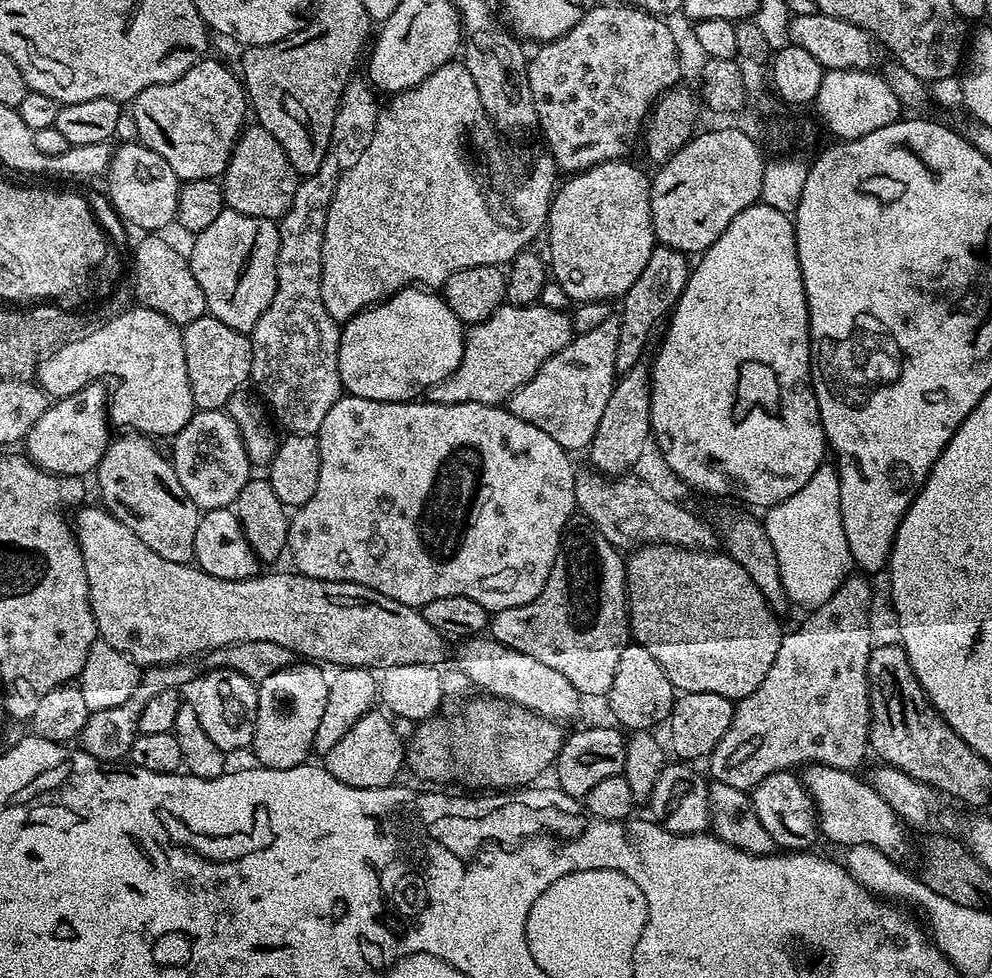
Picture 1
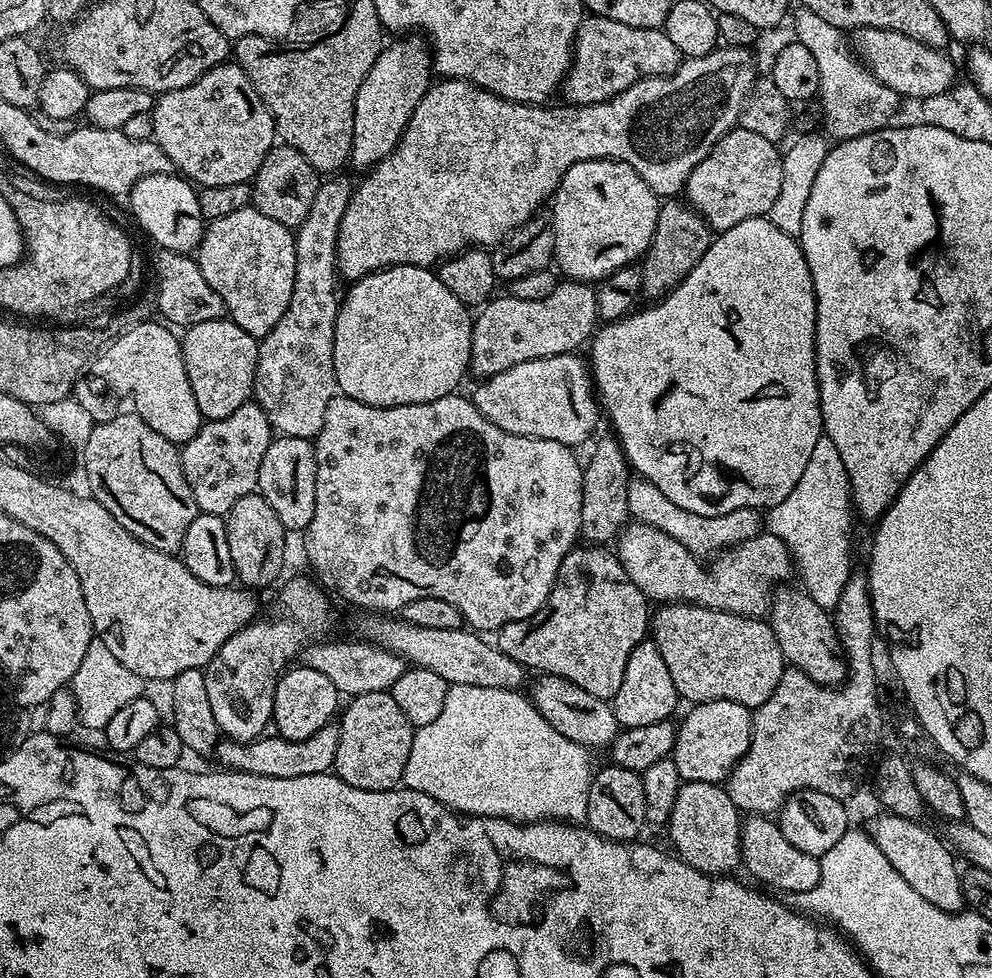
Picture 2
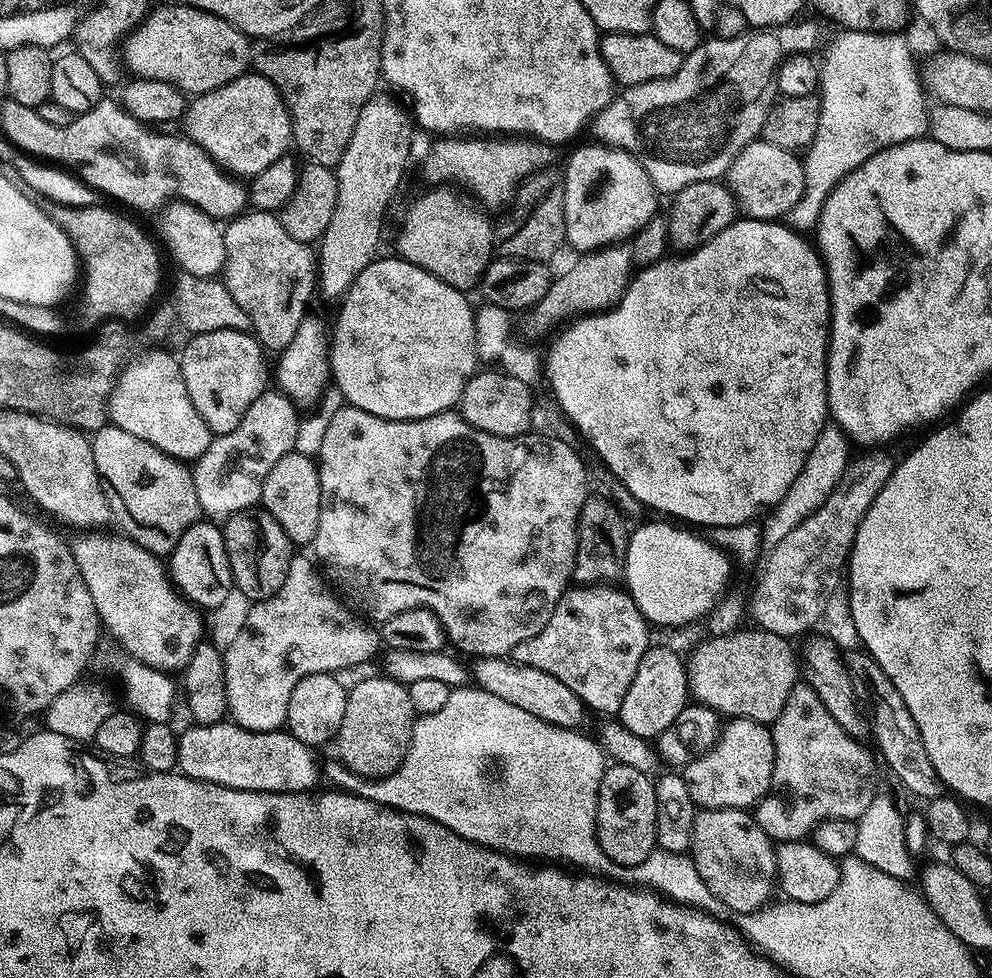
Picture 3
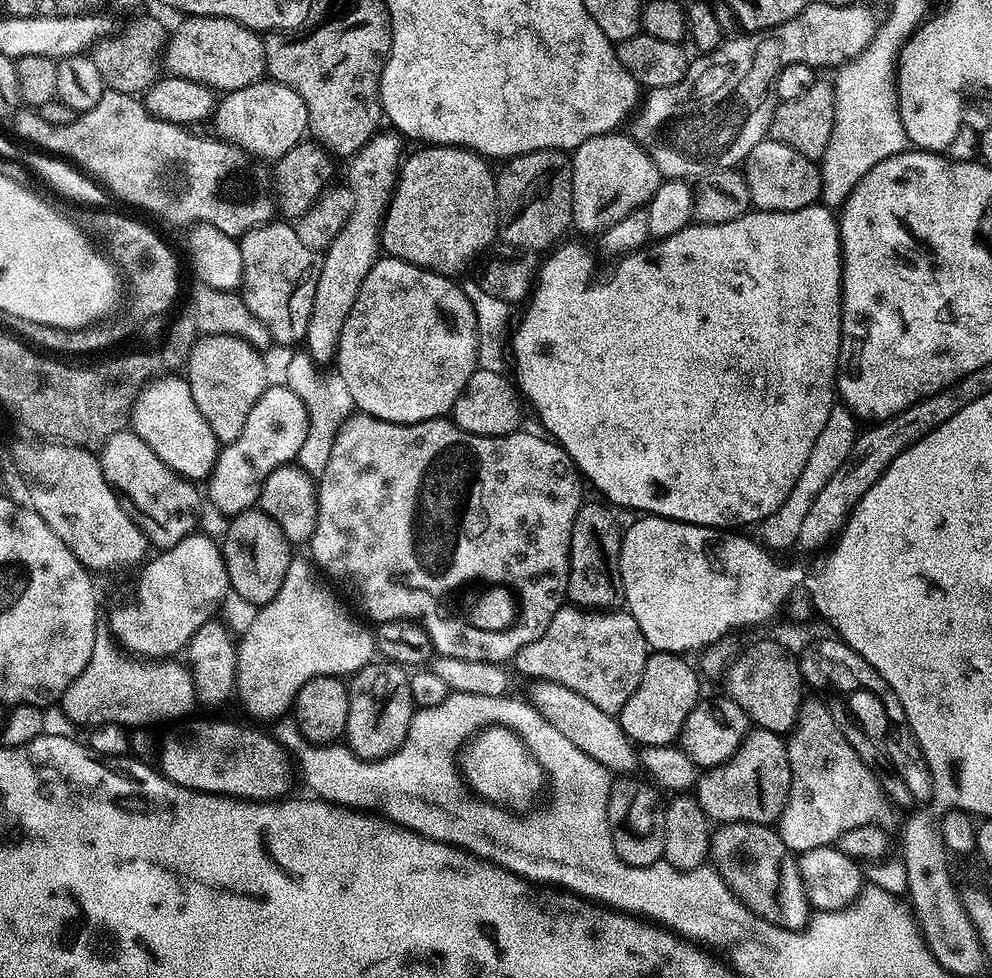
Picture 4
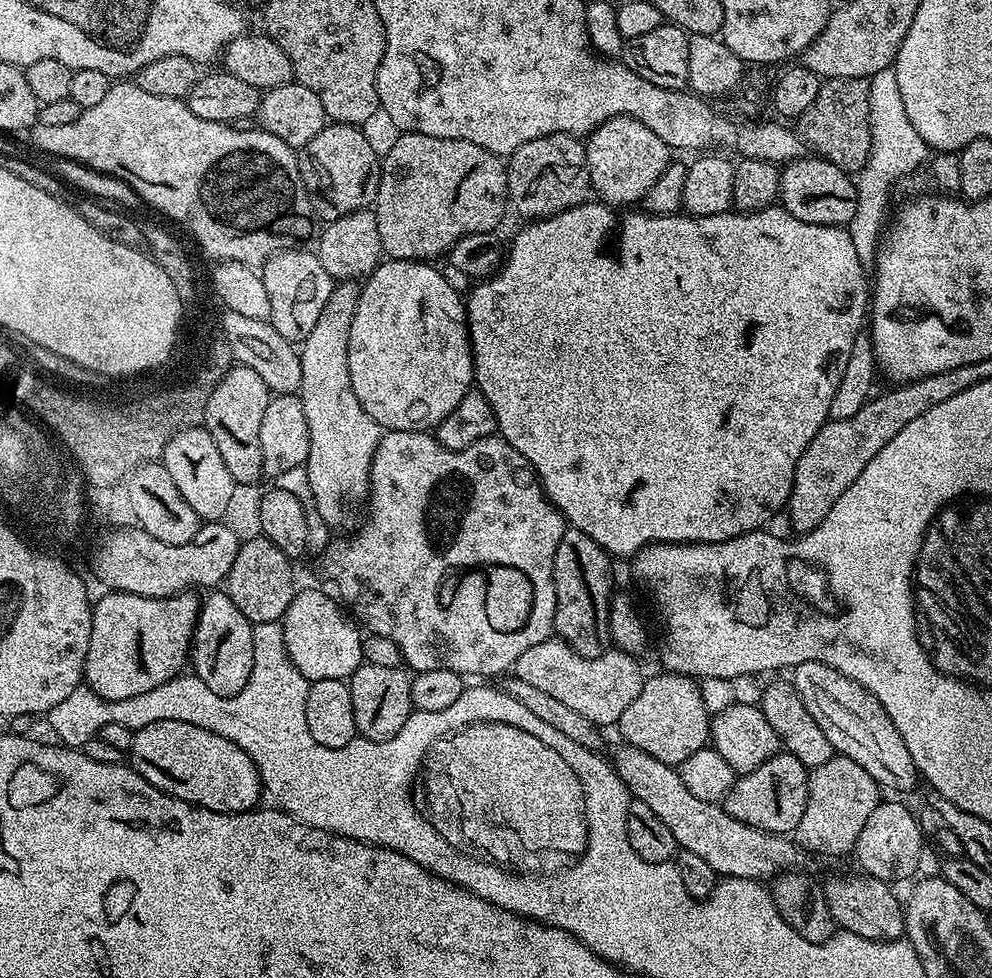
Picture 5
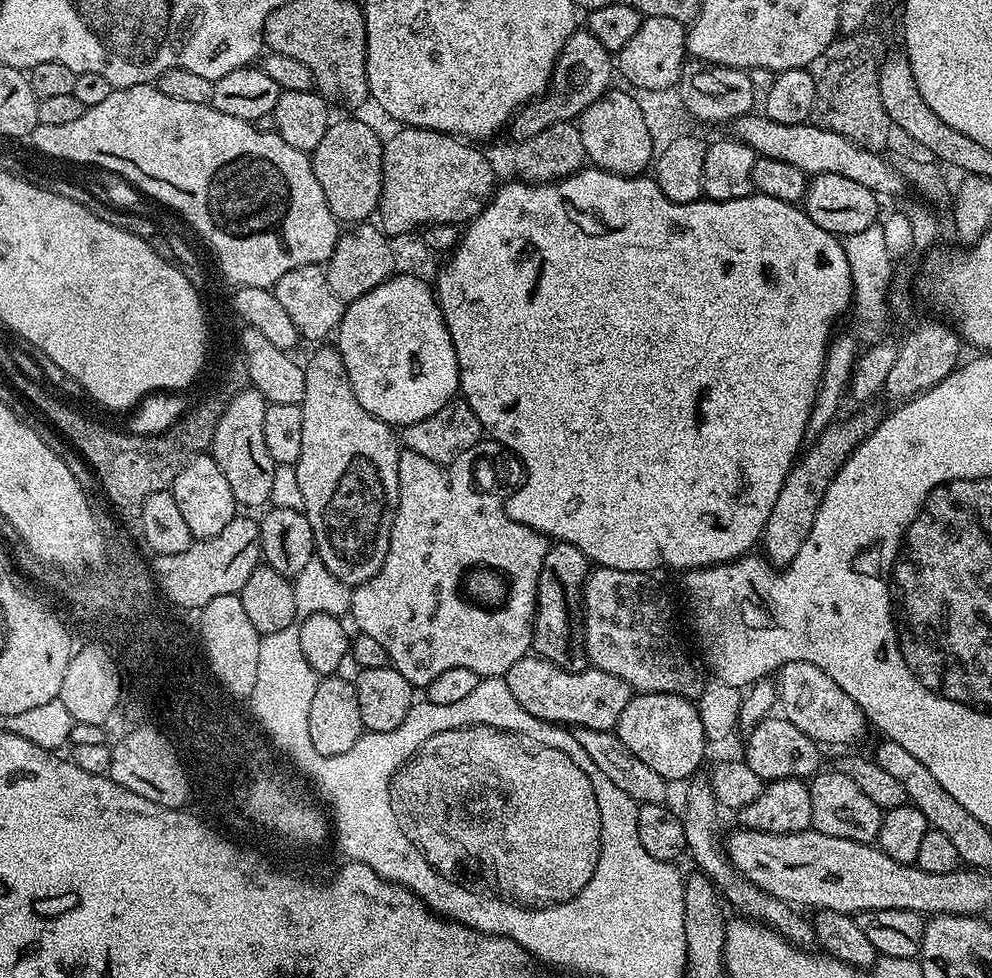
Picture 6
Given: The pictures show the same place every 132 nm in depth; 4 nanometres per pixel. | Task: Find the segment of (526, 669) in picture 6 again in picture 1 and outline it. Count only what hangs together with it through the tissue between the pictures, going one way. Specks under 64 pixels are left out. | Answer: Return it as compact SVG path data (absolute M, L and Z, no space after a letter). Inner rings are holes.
M574 514L566 522L564 538L554 558L550 578L546 578L546 586L542 586L538 598L522 606L495 613L490 620L490 636L502 646L510 646L522 654L530 654L530 658L550 666L550 670L558 670L558 674L568 679L570 686L574 686L581 697L607 697L610 686L614 686L614 670L618 670L618 658L622 658L622 650L630 640L625 557L612 547L590 517Z

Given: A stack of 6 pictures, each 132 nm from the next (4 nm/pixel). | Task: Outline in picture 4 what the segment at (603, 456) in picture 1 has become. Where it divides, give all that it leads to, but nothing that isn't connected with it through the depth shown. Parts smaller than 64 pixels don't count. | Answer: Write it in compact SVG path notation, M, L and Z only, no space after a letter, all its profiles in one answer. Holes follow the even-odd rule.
M585 502L580 505L578 514L574 518L572 537L570 538L567 599L571 601L575 607L583 610L615 609L622 596L622 589L620 587L620 538L622 535L622 528L621 525L616 525L615 518L607 512L609 509L605 507L603 503L600 504Z

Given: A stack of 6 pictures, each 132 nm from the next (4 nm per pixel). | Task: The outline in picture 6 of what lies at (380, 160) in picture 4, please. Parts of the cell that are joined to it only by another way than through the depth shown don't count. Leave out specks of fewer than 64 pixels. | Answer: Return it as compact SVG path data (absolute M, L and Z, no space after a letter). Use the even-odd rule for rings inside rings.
M328 346L317 347L320 349L308 361L303 361L302 364L304 370L304 403L300 405L302 410L302 454L296 459L294 467L296 469L298 487L302 492L302 498L299 503L302 505L302 511L307 516L310 526L314 530L316 556L324 563L326 570L330 570L330 574L334 574L334 578L338 578L346 585L355 586L357 584L365 584L367 580L374 578L374 574L378 574L378 570L388 553L390 534L392 533L392 519L396 513L396 503L400 497L400 487L398 486L400 452L398 451L397 437L396 440L392 437L393 429L378 418L374 418L374 414L367 412L362 406L362 402L358 402L354 390L350 386L350 378L346 374L346 366L342 362L342 354L335 347L324 347Z

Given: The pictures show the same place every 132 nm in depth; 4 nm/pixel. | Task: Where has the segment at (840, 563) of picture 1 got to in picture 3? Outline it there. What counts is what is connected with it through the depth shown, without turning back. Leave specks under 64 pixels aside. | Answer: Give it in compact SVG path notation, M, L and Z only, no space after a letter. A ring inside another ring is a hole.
M835 423L825 424L822 434L818 434L818 442L814 442L814 450L810 450L810 454L806 457L806 466L802 466L802 474L798 474L790 490L786 490L786 498L782 498L782 502L778 502L778 506L774 506L772 511L763 517L763 531L768 534L776 532L777 537L785 536L806 518L810 518L810 514L817 512L830 498L842 474L848 469L850 463L848 448L850 449L850 441L847 434L836 427Z

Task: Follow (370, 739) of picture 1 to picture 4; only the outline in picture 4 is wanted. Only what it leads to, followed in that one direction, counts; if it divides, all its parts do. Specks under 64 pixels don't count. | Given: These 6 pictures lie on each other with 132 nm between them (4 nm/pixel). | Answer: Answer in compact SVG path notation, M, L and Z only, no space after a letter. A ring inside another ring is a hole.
M373 662L347 681L350 714L346 744L361 760L381 760L406 742L414 711L408 677L409 673L401 665Z

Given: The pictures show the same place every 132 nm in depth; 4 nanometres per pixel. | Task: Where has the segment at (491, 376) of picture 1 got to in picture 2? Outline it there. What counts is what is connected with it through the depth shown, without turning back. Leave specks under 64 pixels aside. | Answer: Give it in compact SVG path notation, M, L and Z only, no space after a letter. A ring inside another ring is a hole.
M564 282L541 300L523 300L510 294L489 300L472 322L471 375L487 378L522 362L572 354L579 344L587 345L598 324L596 291L584 282Z

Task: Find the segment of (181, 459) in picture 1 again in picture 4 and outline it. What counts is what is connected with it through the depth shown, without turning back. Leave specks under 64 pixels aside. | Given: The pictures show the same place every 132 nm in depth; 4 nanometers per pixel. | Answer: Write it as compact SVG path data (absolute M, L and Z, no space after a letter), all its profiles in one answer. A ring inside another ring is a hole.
M283 382L273 383L264 391L262 398L250 410L250 418L246 418L246 426L243 427L242 434L232 444L223 445L219 449L216 458L216 469L212 472L210 481L207 483L206 496L212 499L212 504L220 512L225 512L225 517L231 518L244 512L247 508L257 507L260 503L262 486L270 474L274 474L279 468L291 465L296 459L296 455L302 447L302 442L307 434L307 410L302 399L287 387Z

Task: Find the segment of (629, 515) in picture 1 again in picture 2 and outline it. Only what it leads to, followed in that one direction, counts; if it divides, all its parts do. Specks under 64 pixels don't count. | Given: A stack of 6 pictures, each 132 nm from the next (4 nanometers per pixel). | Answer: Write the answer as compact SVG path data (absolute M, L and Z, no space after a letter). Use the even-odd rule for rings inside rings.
M628 522L623 525L614 548L620 565L624 567L634 586L638 586L649 601L682 602L686 596L700 596L700 584L704 584L704 576L700 576L701 557L670 534L650 524Z

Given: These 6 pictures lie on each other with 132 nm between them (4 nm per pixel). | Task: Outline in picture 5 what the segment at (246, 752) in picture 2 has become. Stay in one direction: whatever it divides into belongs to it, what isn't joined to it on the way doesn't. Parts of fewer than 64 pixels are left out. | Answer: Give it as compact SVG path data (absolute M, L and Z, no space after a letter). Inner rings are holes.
M163 720L135 729L130 767L175 800L197 804L206 810L250 812L261 803L260 771L250 754L230 742L230 738L222 738L222 734L214 734L202 726L190 726L190 722Z

